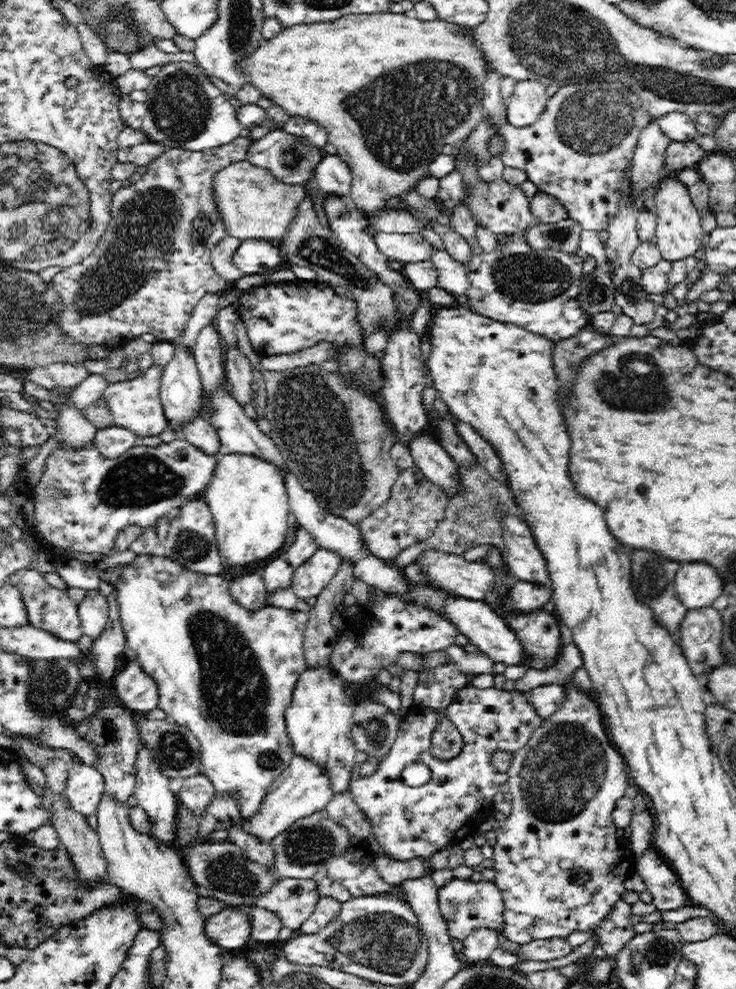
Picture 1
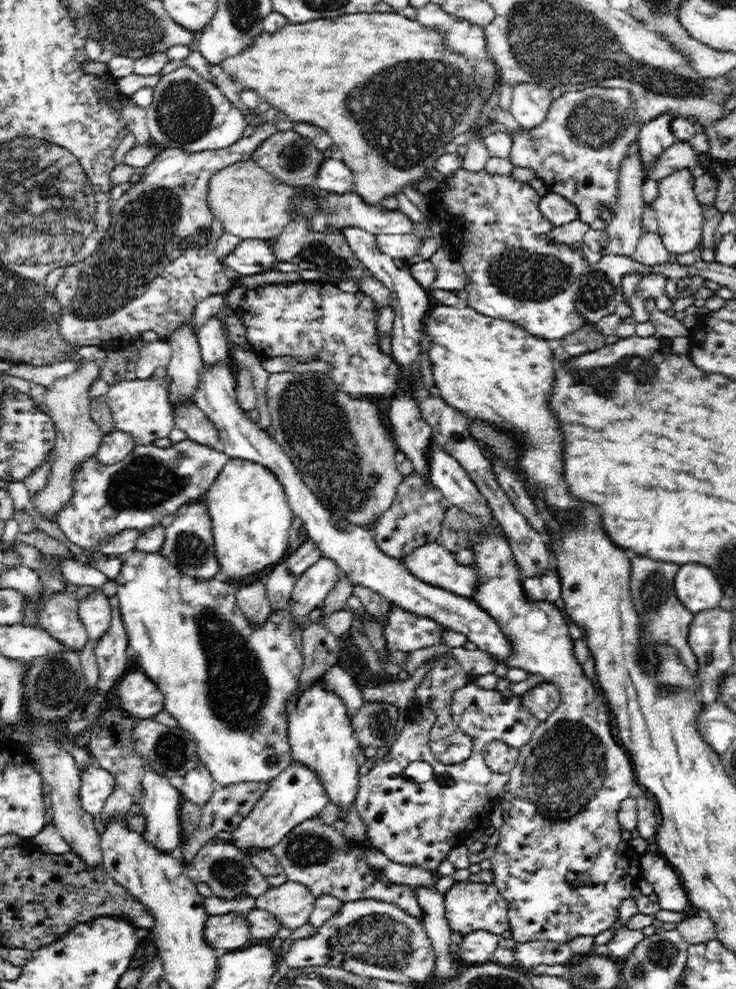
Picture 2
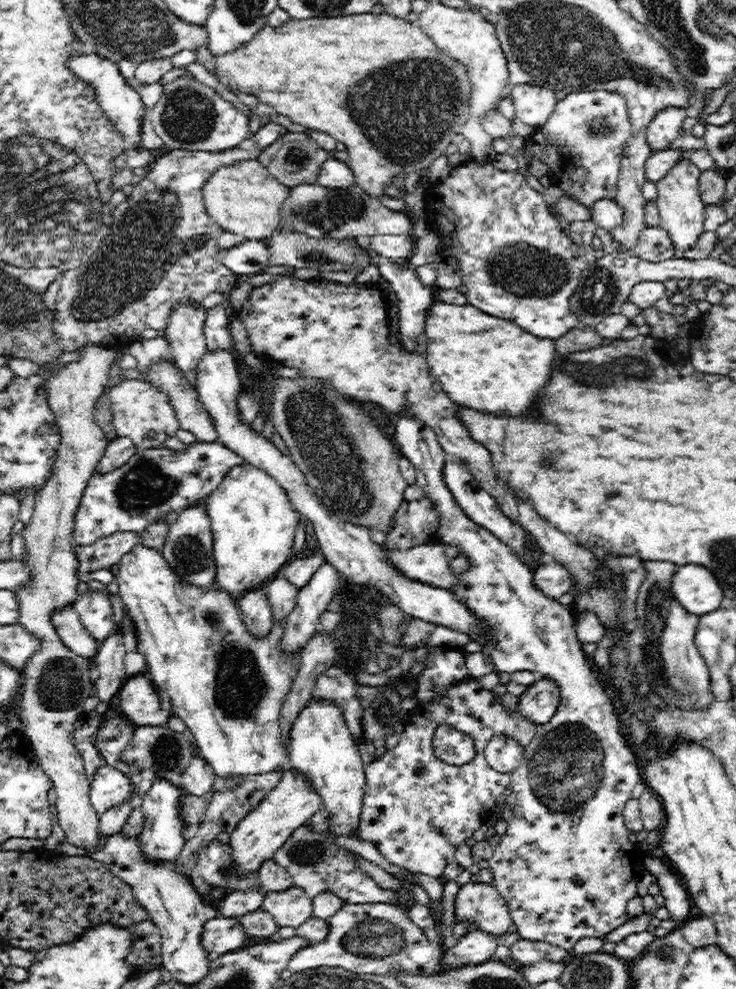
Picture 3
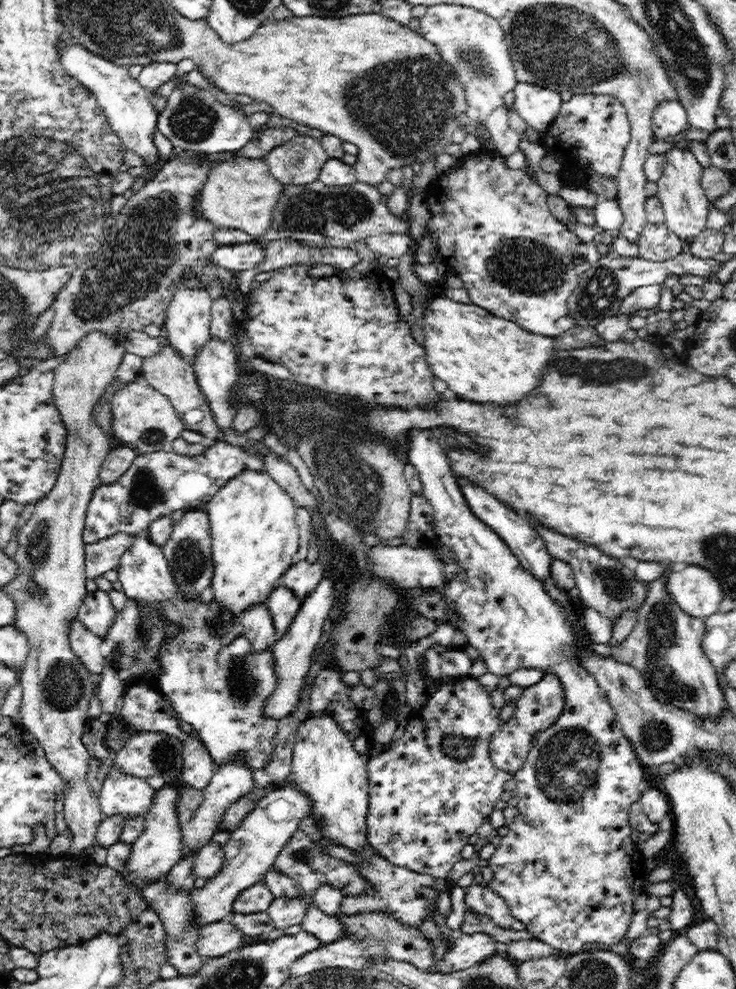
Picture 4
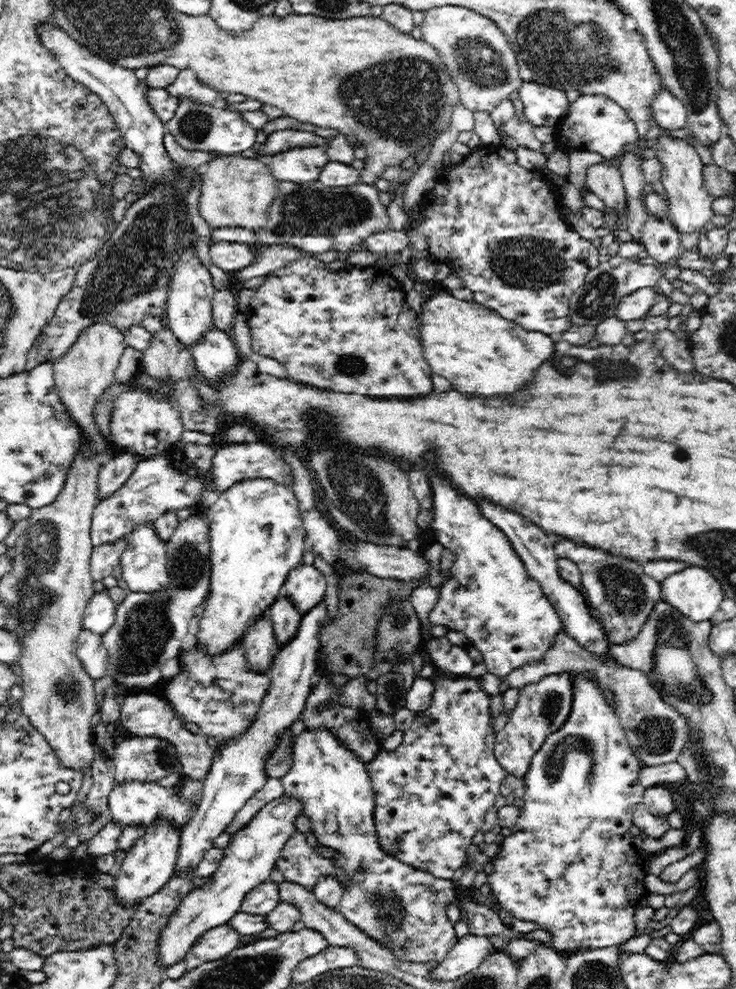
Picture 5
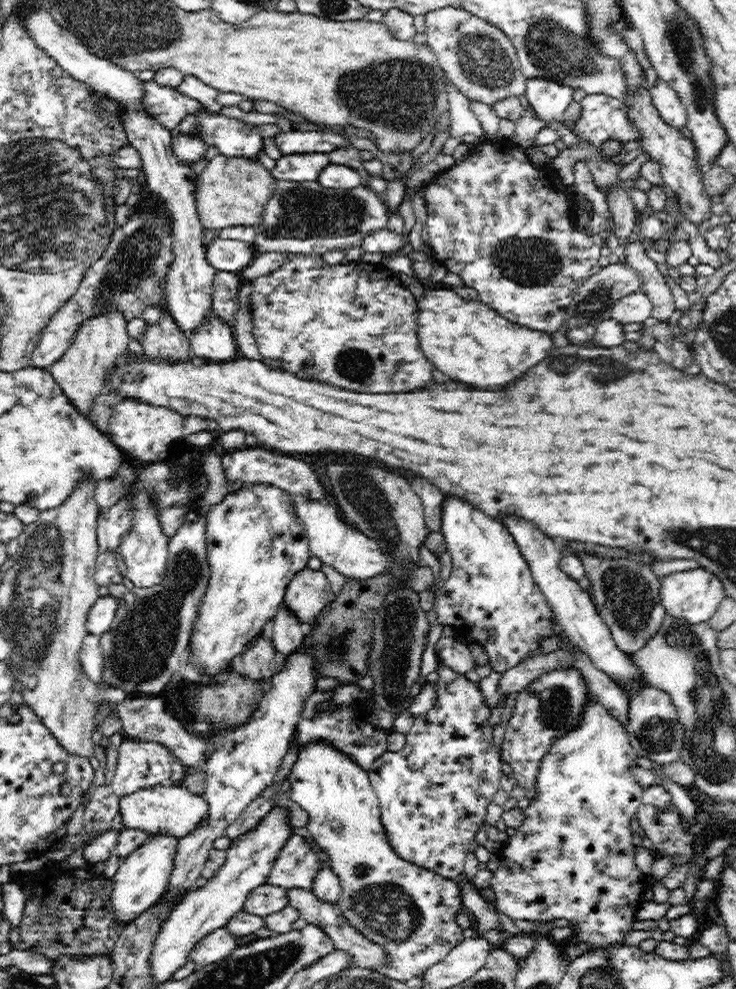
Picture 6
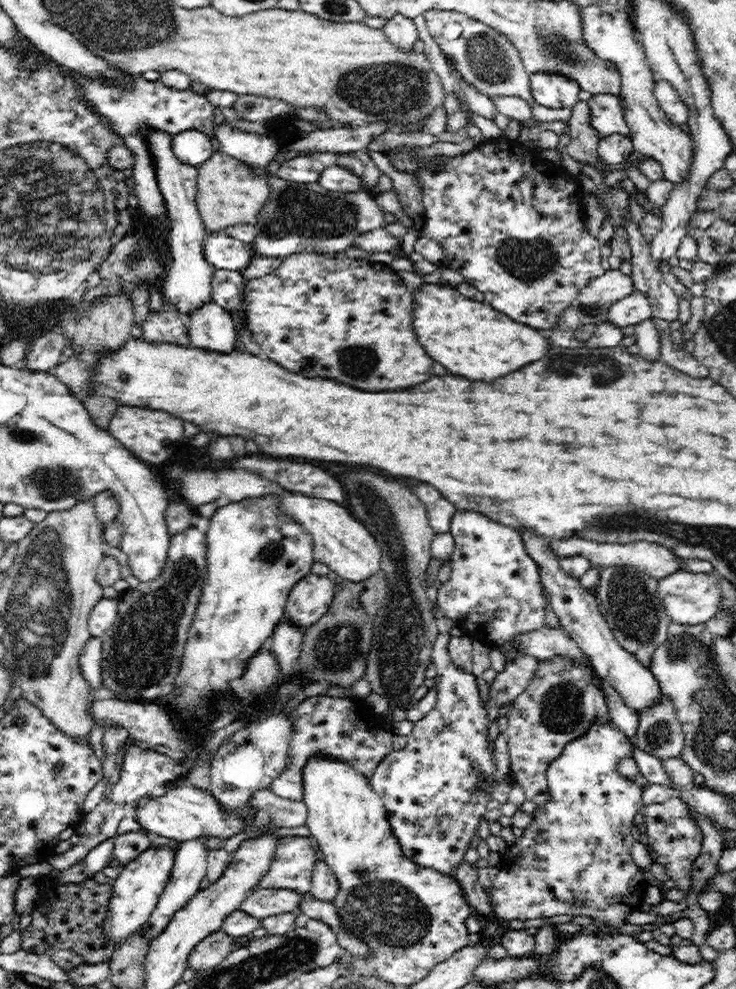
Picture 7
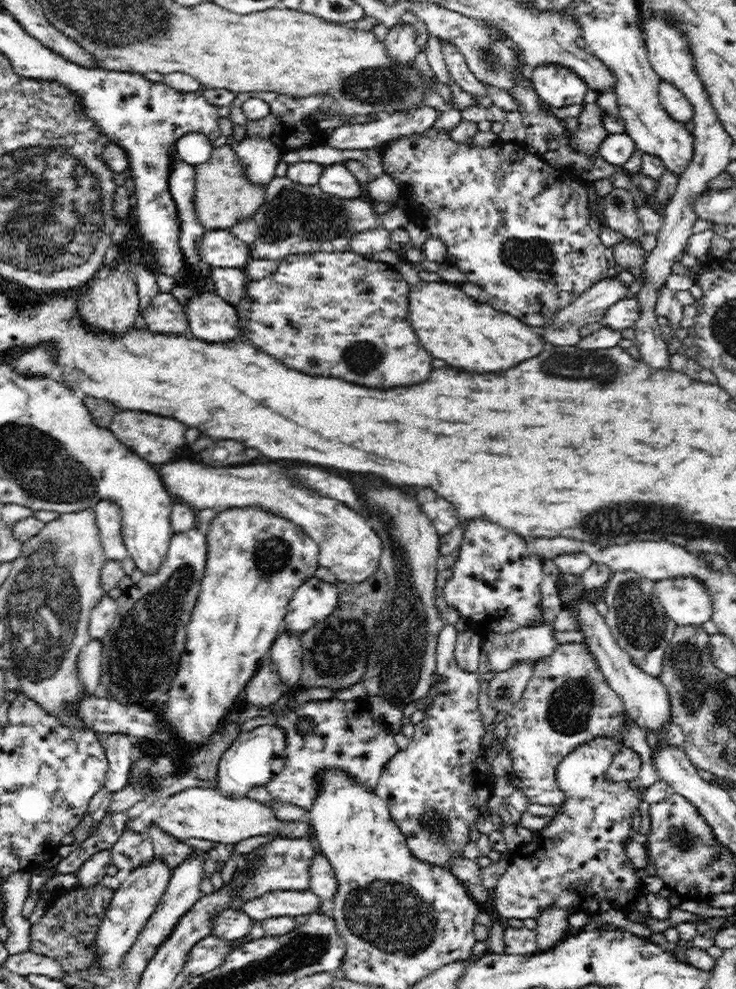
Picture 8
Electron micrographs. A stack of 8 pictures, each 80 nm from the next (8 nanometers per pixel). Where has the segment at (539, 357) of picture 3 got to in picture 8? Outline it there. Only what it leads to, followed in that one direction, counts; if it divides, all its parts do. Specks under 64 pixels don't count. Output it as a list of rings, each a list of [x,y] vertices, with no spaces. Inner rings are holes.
[[[421,282],[409,292],[409,320],[414,333],[424,348],[438,360],[444,360],[452,368],[466,368],[470,372],[504,372],[530,356],[538,356],[544,348],[544,339],[534,334],[533,328],[516,320],[506,312],[496,312],[488,304],[480,304],[466,295],[459,285],[438,282]]]

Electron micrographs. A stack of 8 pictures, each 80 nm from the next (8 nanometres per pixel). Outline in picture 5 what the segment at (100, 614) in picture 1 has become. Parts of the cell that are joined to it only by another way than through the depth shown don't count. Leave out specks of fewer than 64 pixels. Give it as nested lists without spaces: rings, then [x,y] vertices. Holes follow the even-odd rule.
[[[107,590],[95,592],[85,608],[83,628],[102,636],[114,624],[116,608]]]

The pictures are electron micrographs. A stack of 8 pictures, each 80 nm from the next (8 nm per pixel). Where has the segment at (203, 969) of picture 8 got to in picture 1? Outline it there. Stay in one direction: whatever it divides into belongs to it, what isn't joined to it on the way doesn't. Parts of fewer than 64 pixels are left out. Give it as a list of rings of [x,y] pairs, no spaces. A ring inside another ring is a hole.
[[[226,907],[207,917],[205,933],[219,947],[240,952],[251,937],[250,916],[240,908]]]

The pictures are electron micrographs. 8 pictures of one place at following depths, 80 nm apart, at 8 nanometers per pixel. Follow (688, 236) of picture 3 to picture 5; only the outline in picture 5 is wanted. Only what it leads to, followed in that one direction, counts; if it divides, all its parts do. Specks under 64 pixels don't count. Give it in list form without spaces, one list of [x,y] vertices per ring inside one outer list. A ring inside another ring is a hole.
[[[665,130],[665,132],[667,136],[654,139],[653,148],[656,150],[655,156],[658,157],[662,165],[661,182],[664,190],[666,190],[666,196],[668,196],[667,207],[669,213],[667,216],[669,216],[678,233],[701,233],[709,226],[711,218],[715,215],[712,209],[714,198],[704,188],[703,183],[705,164],[702,163],[700,156],[688,141],[671,137],[668,131]]]

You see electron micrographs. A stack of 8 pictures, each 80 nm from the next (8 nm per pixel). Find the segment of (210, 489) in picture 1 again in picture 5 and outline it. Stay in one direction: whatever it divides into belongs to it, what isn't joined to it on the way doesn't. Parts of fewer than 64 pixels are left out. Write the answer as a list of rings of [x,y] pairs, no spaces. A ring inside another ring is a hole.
[[[246,479],[241,480],[240,483],[236,483],[234,486],[223,490],[218,496],[218,500],[214,504],[208,507],[208,512],[206,514],[206,519],[209,526],[209,554],[208,560],[210,563],[210,570],[212,582],[209,584],[210,604],[204,608],[202,616],[200,616],[200,632],[198,632],[198,640],[202,644],[198,644],[204,654],[212,658],[212,656],[222,656],[226,654],[228,650],[233,650],[238,644],[242,644],[241,640],[244,638],[246,632],[250,632],[250,626],[262,618],[262,616],[267,616],[268,610],[276,602],[278,595],[281,594],[281,586],[289,578],[289,572],[298,568],[300,560],[302,560],[302,554],[306,549],[306,538],[304,536],[303,520],[300,516],[300,511],[298,511],[298,499],[294,495],[294,491],[290,486],[282,486],[280,483],[274,482],[272,479]]]

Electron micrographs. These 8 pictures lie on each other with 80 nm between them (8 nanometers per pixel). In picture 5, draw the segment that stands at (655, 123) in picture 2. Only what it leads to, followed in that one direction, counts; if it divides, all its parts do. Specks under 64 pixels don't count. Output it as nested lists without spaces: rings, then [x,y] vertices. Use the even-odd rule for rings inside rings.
[[[667,89],[652,98],[652,119],[666,131],[687,128],[687,114],[684,103]]]

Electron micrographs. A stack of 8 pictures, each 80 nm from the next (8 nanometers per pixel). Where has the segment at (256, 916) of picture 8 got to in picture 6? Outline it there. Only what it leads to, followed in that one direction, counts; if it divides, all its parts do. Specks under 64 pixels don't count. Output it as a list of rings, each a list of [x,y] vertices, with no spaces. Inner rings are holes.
[[[264,883],[246,897],[243,910],[264,919],[265,916],[282,910],[286,905],[290,905],[287,889]]]

